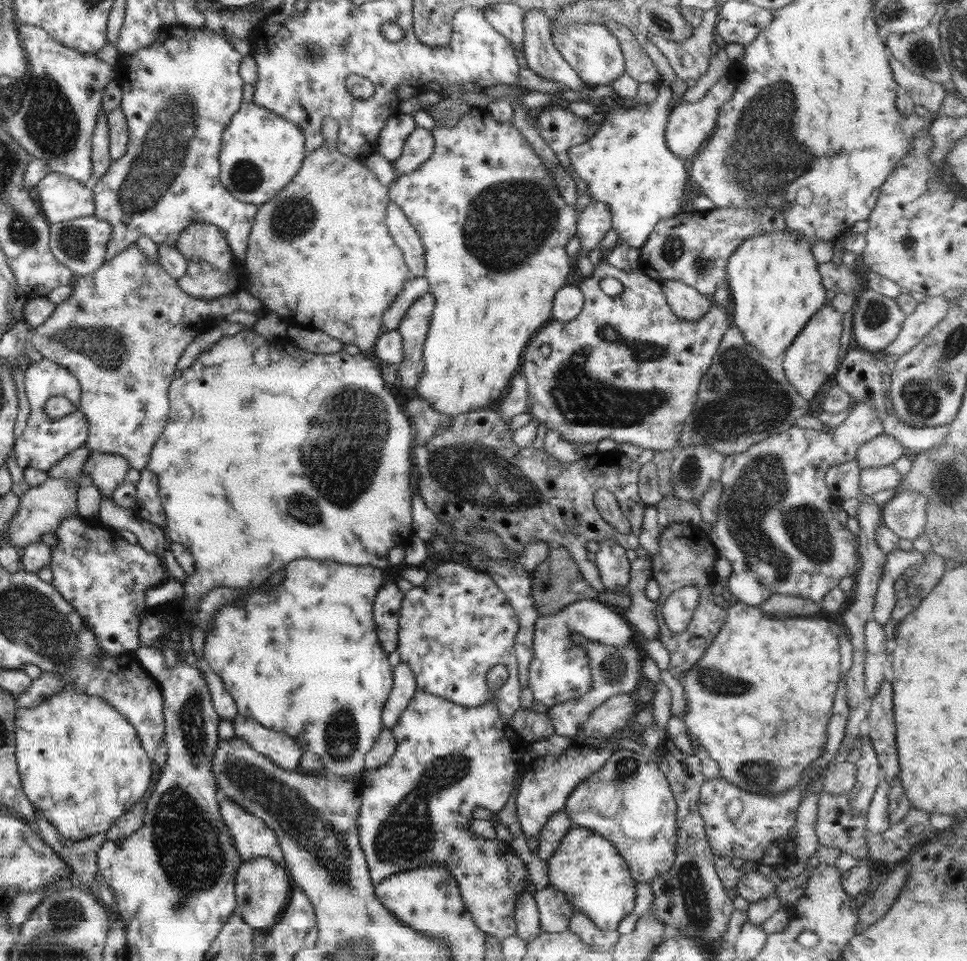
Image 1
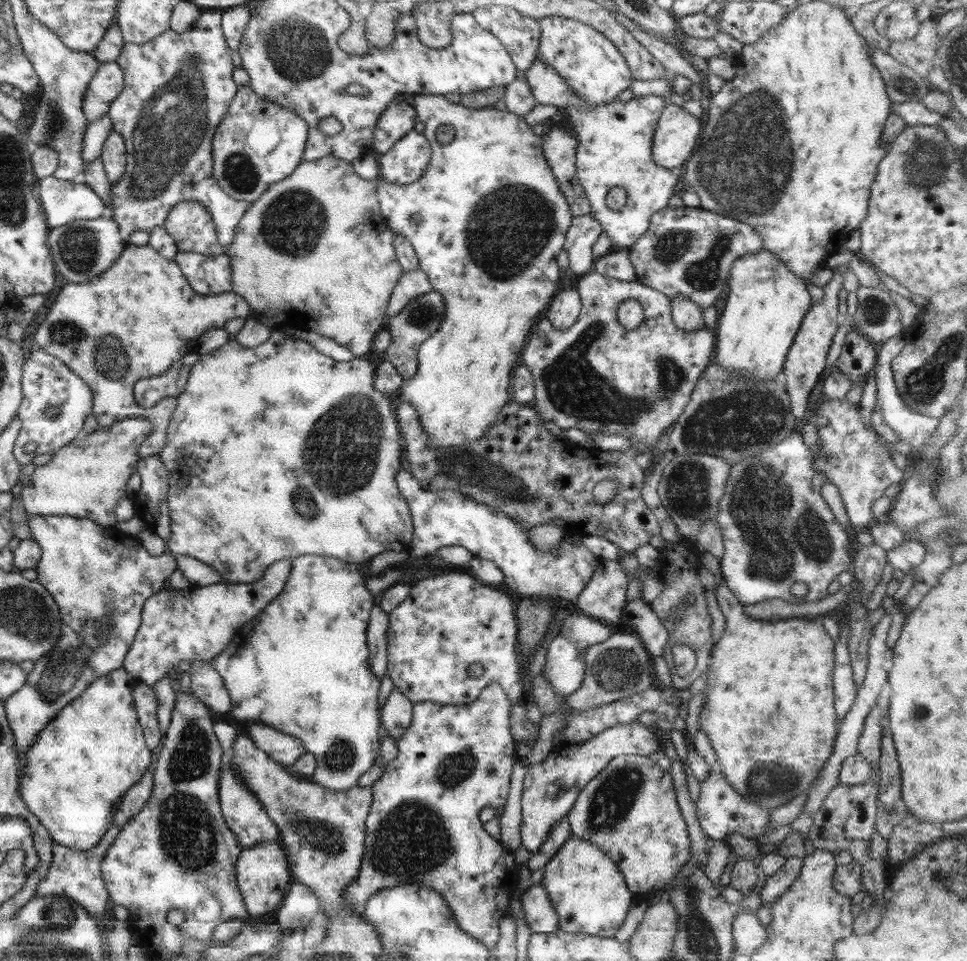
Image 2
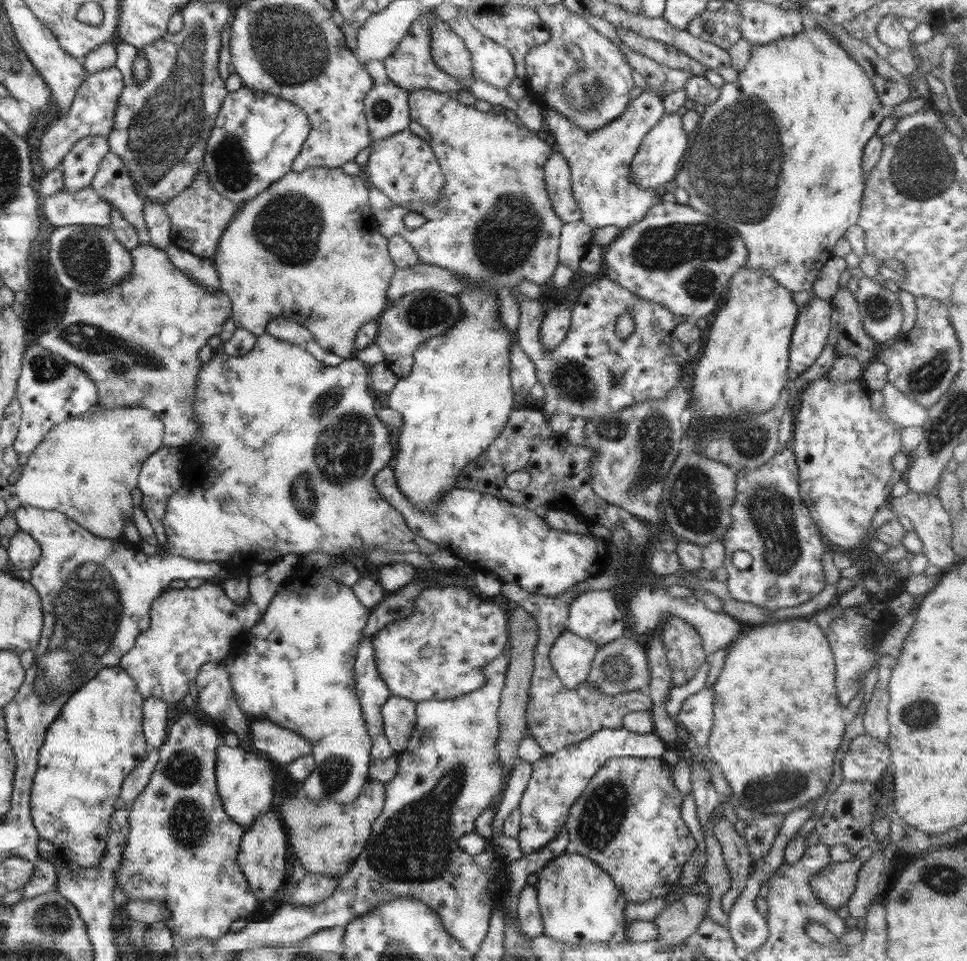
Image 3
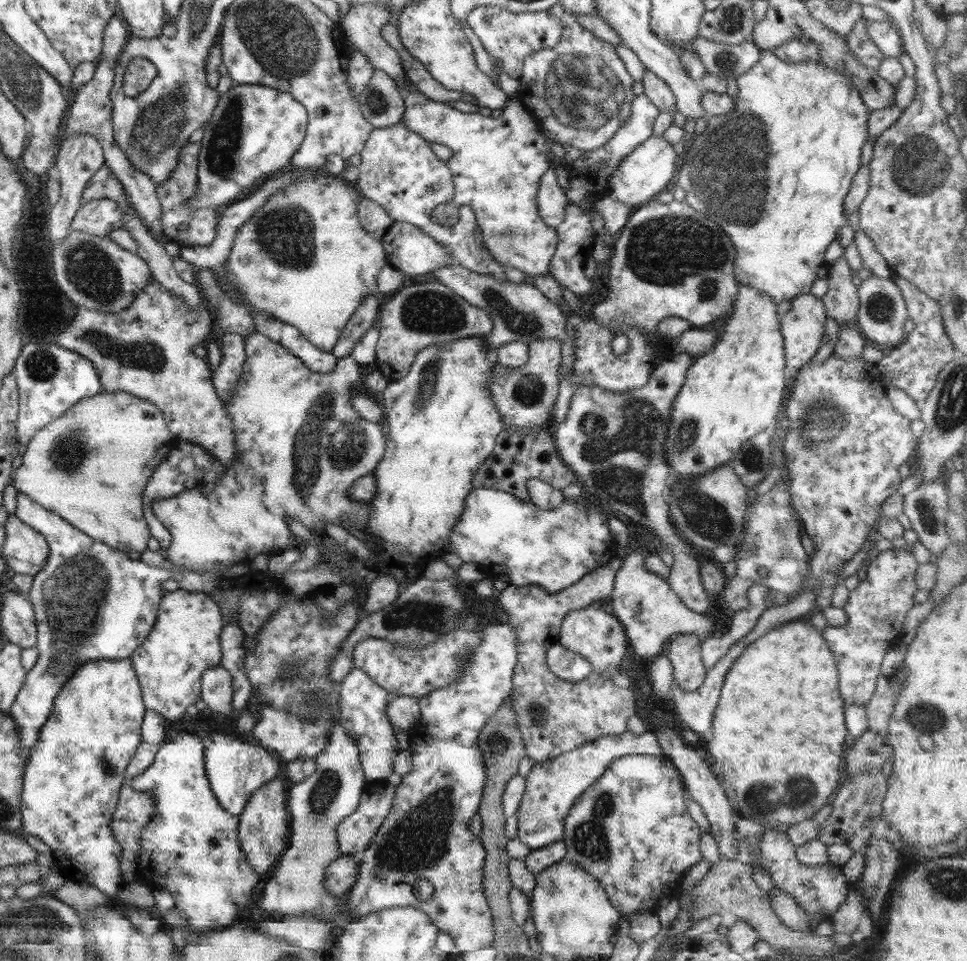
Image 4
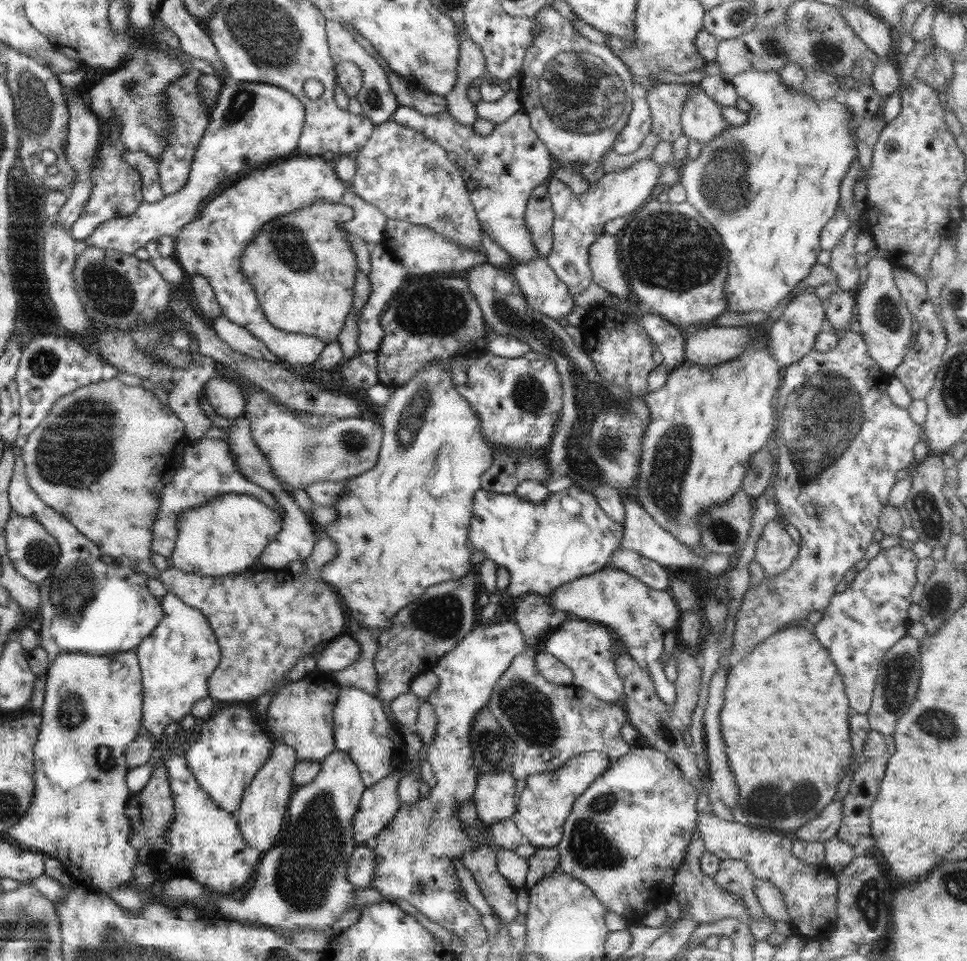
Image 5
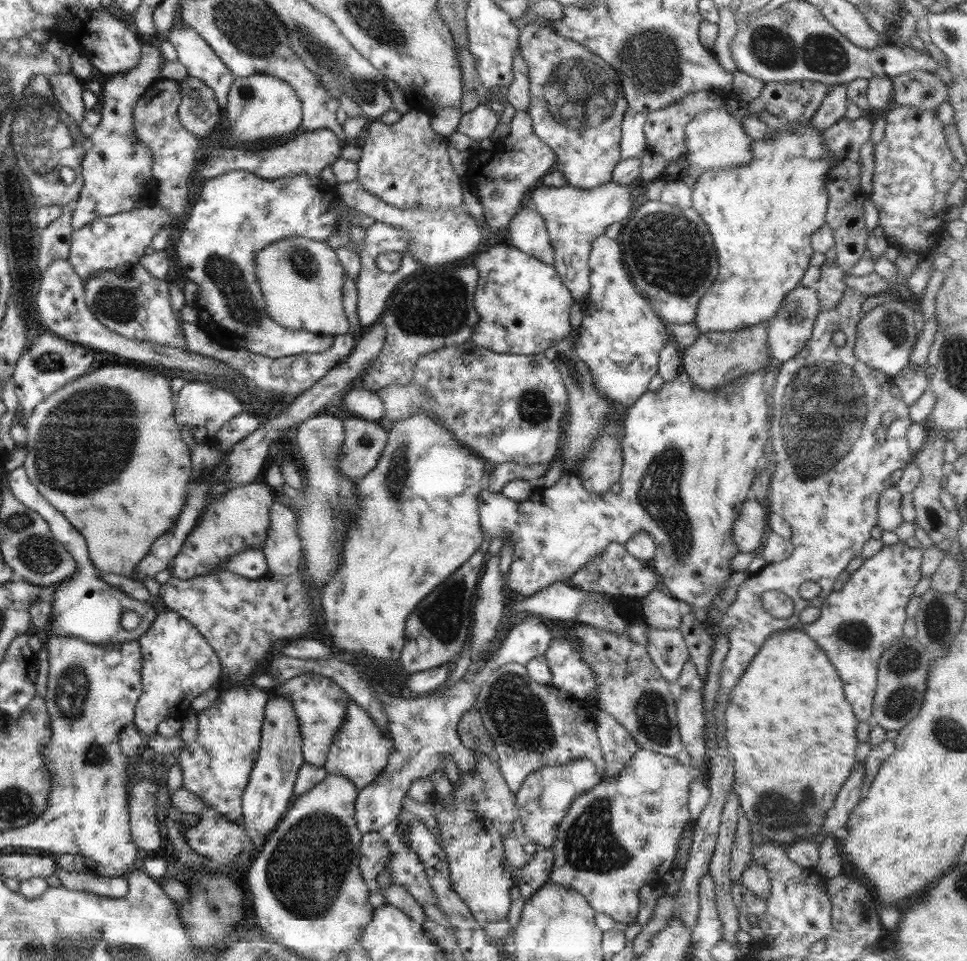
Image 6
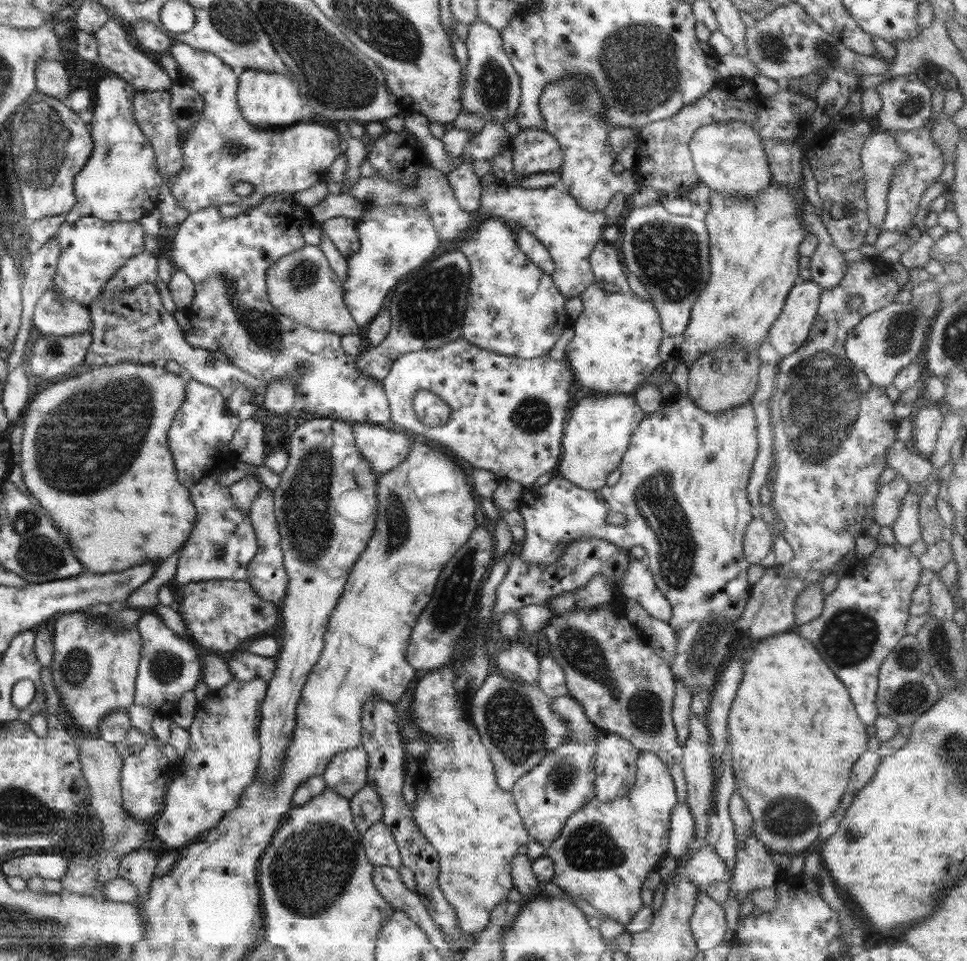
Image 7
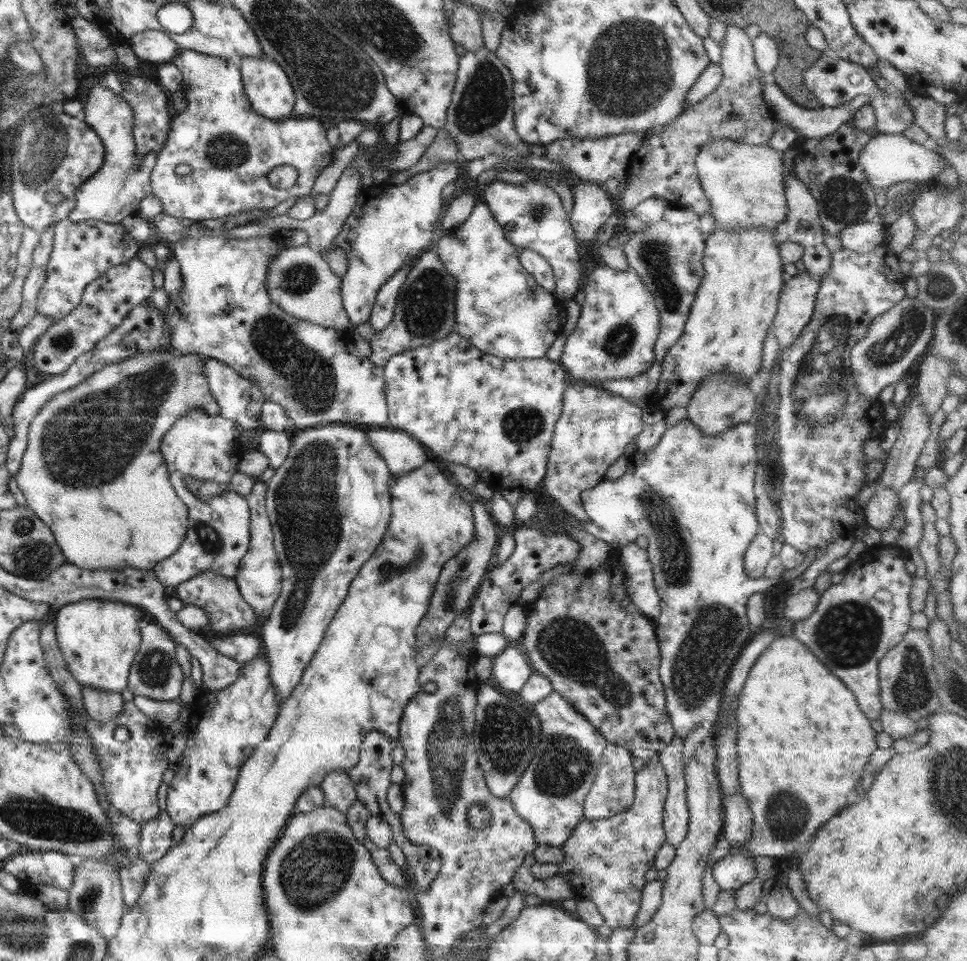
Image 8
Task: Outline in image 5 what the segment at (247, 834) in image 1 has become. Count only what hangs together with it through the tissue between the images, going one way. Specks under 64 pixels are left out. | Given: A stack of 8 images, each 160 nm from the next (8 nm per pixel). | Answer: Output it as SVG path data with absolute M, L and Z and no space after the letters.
M232 701L215 708L202 724L200 736L185 752L187 767L195 781L224 810L238 810L244 789L252 782L260 767L268 760L274 742L266 728L252 714L253 704Z

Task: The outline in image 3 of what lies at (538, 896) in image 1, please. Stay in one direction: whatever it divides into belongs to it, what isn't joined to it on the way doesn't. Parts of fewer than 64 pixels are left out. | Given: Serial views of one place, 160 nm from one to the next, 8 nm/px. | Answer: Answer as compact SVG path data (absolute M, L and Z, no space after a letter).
M524 885L517 898L517 922L530 939L544 932L535 886Z

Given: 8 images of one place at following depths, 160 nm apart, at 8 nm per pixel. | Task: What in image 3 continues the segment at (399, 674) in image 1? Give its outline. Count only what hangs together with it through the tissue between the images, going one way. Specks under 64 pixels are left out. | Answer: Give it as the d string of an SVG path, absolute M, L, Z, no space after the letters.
M390 695L382 705L384 732L392 750L397 753L407 747L416 725L416 703L413 700Z

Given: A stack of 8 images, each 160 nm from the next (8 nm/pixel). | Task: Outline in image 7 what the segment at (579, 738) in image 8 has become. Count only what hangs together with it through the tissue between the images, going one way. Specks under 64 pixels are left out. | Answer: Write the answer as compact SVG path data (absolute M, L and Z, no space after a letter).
M568 695L553 697L549 707L566 721L571 733L565 743L549 750L532 770L523 774L511 790L530 839L539 842L544 848L548 848L560 836L571 814L595 798L597 738L601 734L600 729L588 720L583 706L575 698Z

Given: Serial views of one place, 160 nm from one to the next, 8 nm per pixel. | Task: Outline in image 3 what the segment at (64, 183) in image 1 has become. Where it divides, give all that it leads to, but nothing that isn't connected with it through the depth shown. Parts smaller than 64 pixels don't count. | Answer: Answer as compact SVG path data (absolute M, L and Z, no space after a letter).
M91 186L72 193L59 190L45 196L43 212L55 227L111 225L111 206Z

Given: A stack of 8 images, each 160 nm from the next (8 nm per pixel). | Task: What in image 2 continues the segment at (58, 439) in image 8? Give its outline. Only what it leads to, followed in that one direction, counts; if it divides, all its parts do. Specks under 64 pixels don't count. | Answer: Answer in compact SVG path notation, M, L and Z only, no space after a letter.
M125 418L111 424L107 429L98 426L88 436L84 435L82 439L55 450L50 462L45 466L35 466L32 479L26 486L21 486L22 504L24 504L27 514L89 518L102 528L116 526L118 522L114 516L114 507L117 502L126 497L128 479L137 472L137 462L140 459L138 449L150 434L153 426L153 419Z

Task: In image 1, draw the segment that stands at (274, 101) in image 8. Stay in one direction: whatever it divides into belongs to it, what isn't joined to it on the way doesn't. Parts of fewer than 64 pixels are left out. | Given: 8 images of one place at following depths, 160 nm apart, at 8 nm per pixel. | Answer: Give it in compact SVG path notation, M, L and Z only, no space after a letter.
M243 84L240 109L224 130L219 152L220 183L228 192L245 203L261 205L268 202L292 182L298 174L307 150L302 130L292 122L257 106L253 100L255 85Z

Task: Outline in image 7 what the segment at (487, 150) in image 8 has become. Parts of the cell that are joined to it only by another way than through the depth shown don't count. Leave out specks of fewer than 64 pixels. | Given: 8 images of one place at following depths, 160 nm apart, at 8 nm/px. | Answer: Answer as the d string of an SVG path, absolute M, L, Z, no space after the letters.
M477 17L477 19L469 25L469 35L465 43L468 50L468 63L467 67L465 67L467 70L466 81L460 93L462 109L468 111L468 113L478 115L485 123L498 121L500 125L503 126L505 122L514 119L514 115L516 115L516 111L518 111L521 98L521 80L504 50L501 31L488 26L488 24Z

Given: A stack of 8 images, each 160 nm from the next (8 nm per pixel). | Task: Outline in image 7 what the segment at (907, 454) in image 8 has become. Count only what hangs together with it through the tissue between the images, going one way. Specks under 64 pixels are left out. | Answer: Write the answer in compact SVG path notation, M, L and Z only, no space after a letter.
M898 473L887 484L876 490L874 499L874 520L880 526L891 527L898 518L901 502L908 494L909 482Z

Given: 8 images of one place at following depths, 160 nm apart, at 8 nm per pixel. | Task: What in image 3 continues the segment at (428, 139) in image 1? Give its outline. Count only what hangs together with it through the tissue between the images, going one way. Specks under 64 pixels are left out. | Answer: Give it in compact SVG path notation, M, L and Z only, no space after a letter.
M404 130L386 140L373 141L371 147L363 177L369 187L383 192L394 204L407 208L411 202L432 201L441 194L444 176L429 142Z

